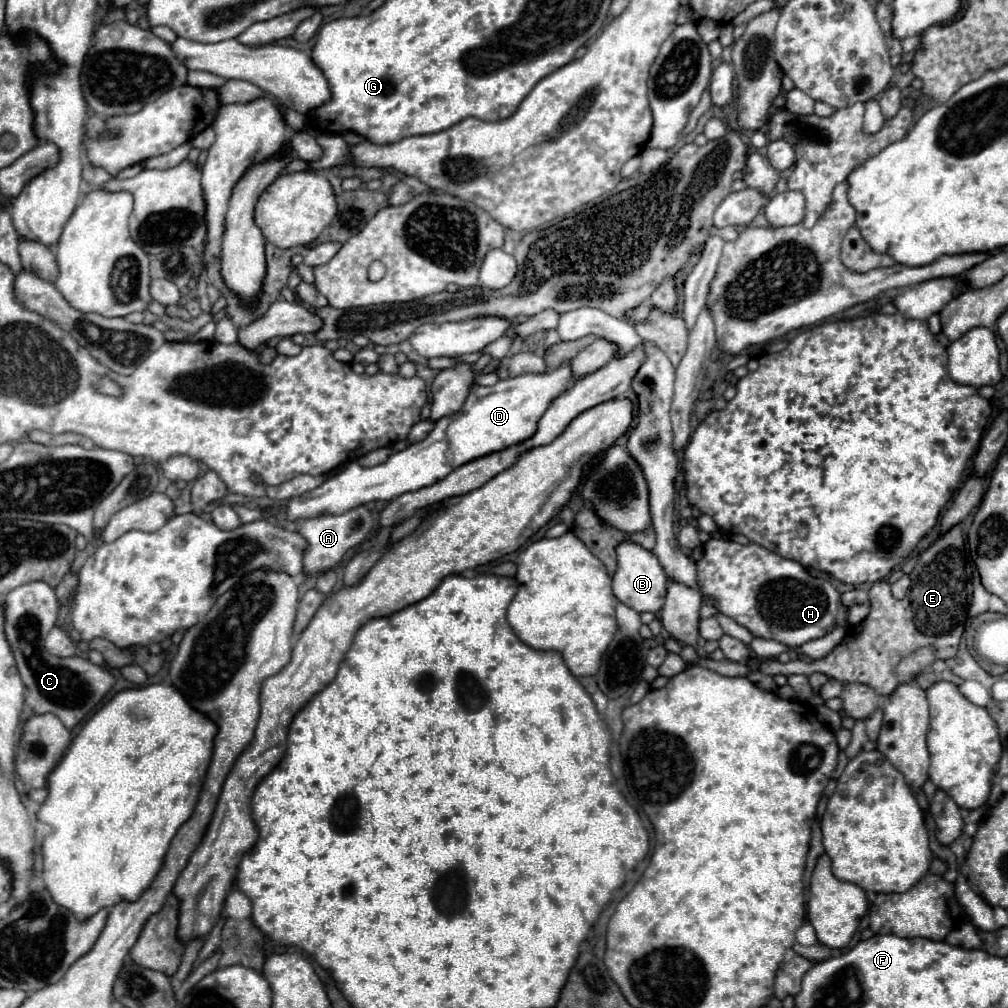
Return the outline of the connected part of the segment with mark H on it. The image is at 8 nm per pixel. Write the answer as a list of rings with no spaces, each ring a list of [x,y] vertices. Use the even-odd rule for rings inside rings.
[[[711,538],[703,548],[703,558],[697,562],[701,592],[713,596],[717,610],[749,628],[753,636],[773,638],[797,648],[809,640],[823,638],[845,620],[845,608],[833,584],[811,576],[799,562],[777,556],[759,544],[741,546]]]

